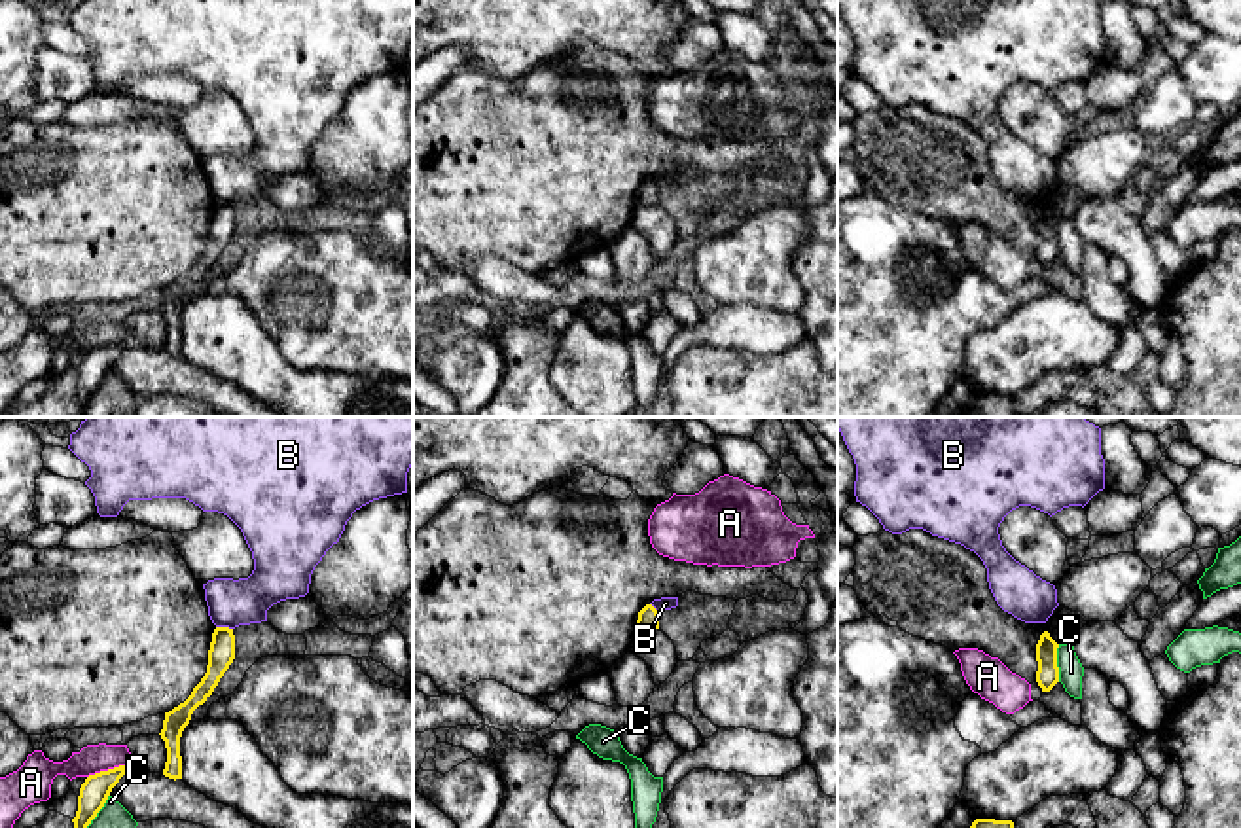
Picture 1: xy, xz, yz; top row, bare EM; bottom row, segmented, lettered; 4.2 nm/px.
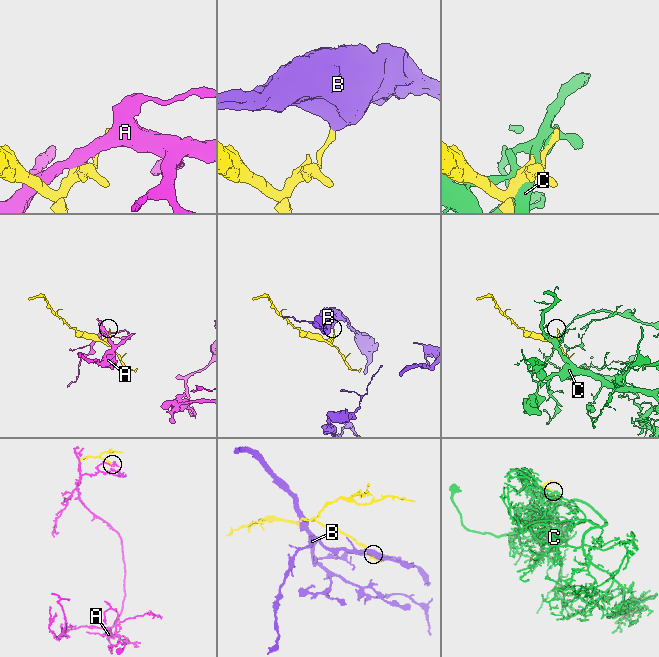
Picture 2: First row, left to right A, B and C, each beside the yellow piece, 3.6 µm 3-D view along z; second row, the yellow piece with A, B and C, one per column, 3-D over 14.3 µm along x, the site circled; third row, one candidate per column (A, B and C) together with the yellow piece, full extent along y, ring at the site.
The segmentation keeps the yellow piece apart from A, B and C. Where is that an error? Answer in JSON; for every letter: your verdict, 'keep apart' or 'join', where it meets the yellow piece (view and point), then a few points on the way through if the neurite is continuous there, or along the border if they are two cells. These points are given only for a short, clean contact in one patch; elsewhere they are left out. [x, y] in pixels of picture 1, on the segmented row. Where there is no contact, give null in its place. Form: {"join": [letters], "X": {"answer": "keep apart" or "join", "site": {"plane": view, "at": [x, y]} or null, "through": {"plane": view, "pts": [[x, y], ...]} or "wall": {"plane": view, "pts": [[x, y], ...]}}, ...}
{"join": [], "A": {"answer": "keep apart", "site": {"plane": "xy", "at": [108, 770]}}, "B": {"answer": "keep apart", "site": {"plane": "xy", "at": [224, 628]}, "wall": {"plane": "xy", "pts": [[216, 626], [232, 630]]}}, "C": {"answer": "keep apart", "site": {"plane": "yz", "at": [1056, 664]}}}

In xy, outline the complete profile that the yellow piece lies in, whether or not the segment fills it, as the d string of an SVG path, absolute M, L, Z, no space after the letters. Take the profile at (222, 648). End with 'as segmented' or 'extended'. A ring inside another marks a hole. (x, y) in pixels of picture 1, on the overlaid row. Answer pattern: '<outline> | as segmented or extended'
M216 627L212 633L212 642L208 650L208 665L201 682L193 688L191 695L165 712L161 739L167 748L167 762L163 775L169 779L182 779L182 756L180 756L180 737L184 728L189 724L193 711L203 705L218 686L224 673L235 659L235 635L229 627Z | as segmented

